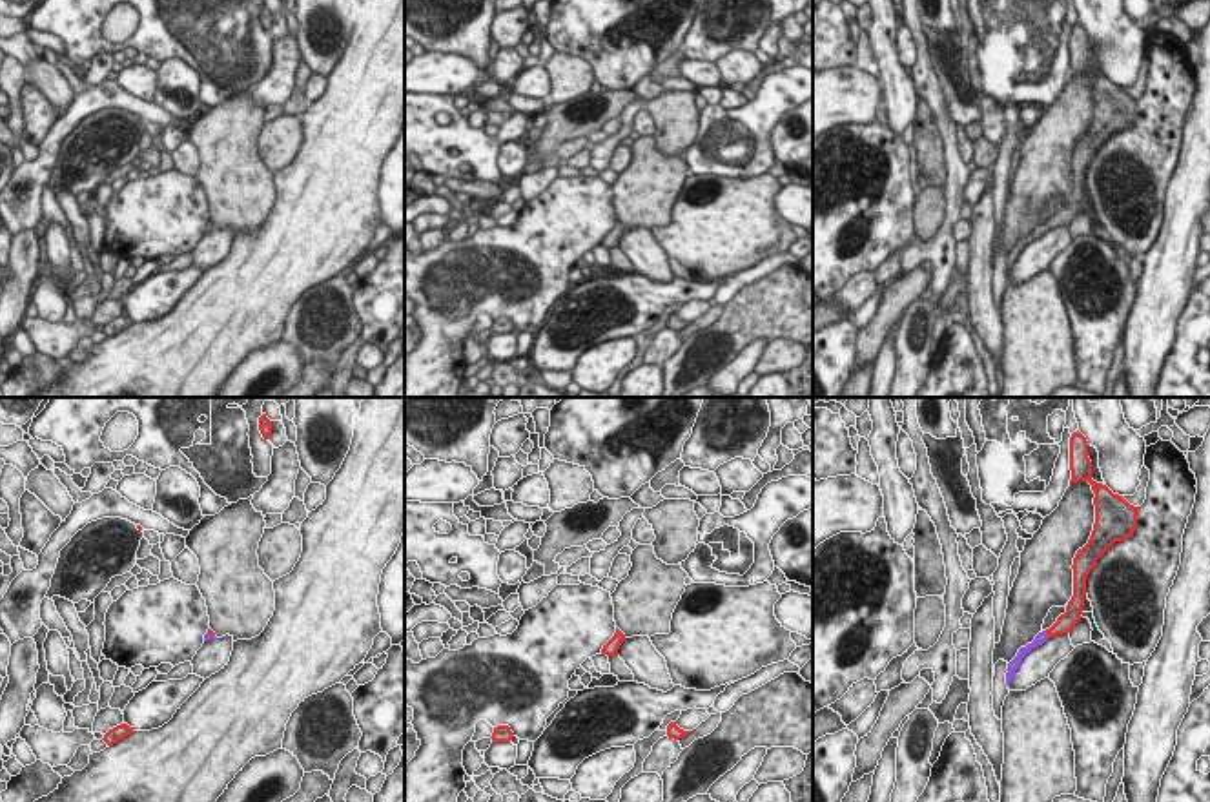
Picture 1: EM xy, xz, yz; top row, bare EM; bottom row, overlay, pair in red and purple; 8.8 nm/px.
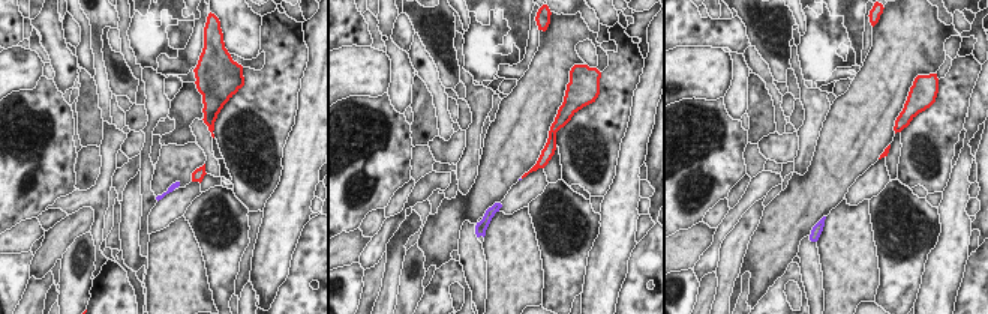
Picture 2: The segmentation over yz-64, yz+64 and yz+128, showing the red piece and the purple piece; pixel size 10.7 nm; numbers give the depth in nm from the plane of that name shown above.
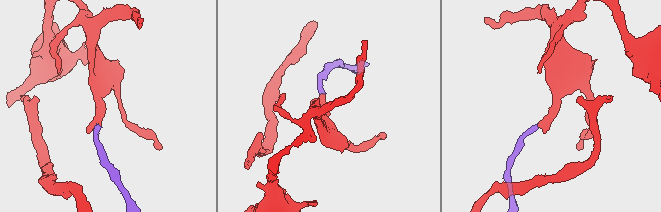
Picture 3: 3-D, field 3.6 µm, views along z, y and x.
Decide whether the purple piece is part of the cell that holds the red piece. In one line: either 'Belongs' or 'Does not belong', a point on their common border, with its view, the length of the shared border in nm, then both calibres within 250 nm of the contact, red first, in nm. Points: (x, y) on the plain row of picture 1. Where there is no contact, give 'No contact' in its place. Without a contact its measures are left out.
Belongs. Touches red at yz (1046, 225). Shared border 70 nm. Thickness 160 nm (red) against 90 nm.

